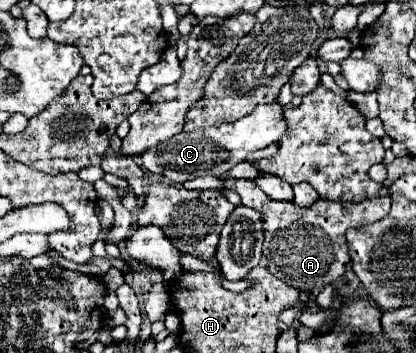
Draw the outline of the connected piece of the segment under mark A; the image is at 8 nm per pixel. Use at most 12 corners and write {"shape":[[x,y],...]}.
{"shape":[[251,178],[223,188],[265,218],[267,270],[321,290],[351,262],[347,228],[379,222],[391,198],[269,198]]}

